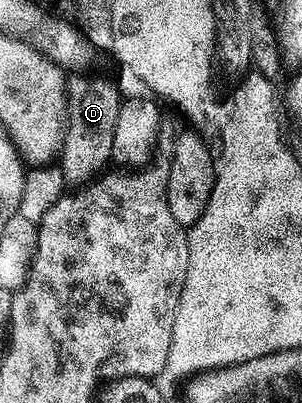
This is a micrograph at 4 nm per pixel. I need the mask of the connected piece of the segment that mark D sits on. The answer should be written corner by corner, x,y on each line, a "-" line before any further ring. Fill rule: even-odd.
75,72
67,78
67,134
63,138
61,167
71,184
86,184
108,169
121,101
118,88
109,79
87,73
91,72

